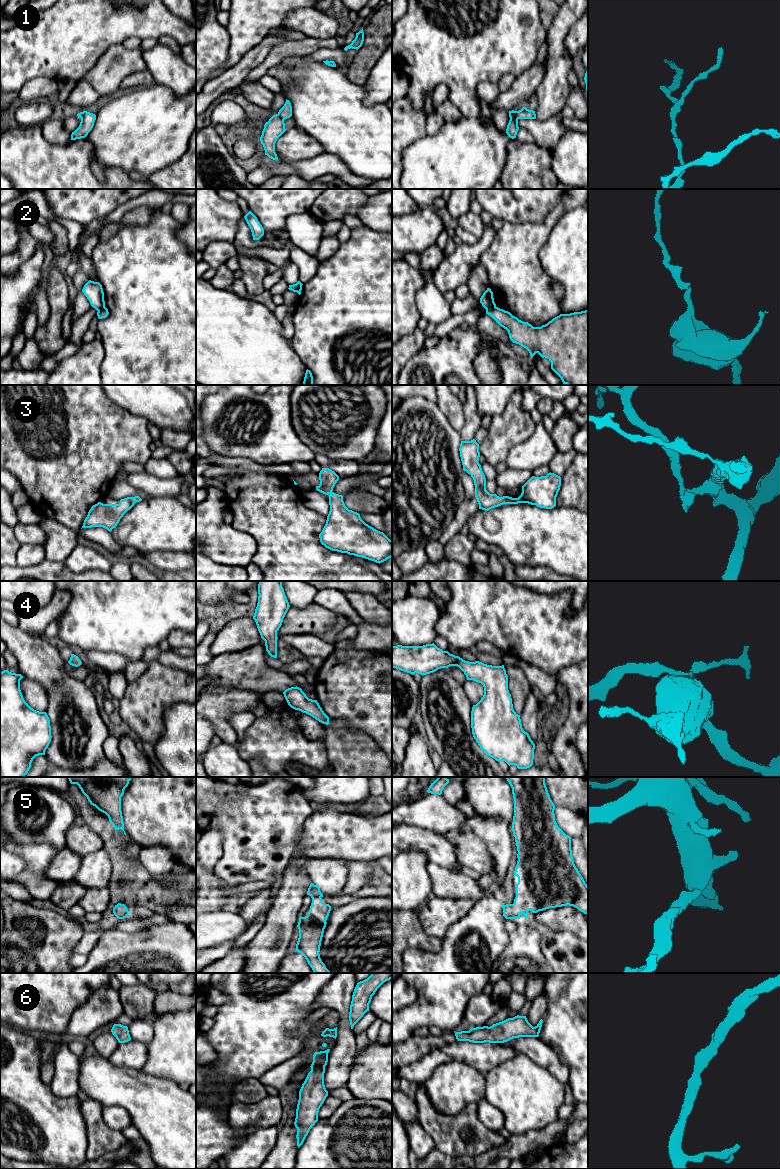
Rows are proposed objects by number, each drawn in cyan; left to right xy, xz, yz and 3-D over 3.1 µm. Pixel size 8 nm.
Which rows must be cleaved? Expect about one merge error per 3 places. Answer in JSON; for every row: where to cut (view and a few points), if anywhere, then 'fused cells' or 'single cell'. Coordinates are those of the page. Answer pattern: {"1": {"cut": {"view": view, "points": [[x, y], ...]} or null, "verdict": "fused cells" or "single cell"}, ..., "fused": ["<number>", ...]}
{"1": {"cut": {"view": "yz", "points": [[514, 111], [517, 119]]}, "verdict": "fused cells"}, "2": {"cut": {"view": "yz", "points": [[495, 305], [486, 309]]}, "verdict": "fused cells"}, "3": {"cut": null, "verdict": "single cell"}, "4": {"cut": null, "verdict": "single cell"}, "5": {"cut": null, "verdict": "single cell"}, "6": {"cut": null, "verdict": "single cell"}, "fused": ["1", "2"]}

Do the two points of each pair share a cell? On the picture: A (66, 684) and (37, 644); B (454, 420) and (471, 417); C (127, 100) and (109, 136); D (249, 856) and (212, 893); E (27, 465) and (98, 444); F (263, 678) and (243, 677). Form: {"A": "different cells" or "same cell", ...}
{"A": "same cell", "B": "different cells", "C": "same cell", "D": "different cells", "E": "same cell", "F": "same cell"}

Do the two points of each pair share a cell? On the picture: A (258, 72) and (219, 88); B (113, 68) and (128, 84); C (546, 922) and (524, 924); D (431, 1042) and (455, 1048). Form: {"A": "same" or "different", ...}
{"A": "different", "B": "different", "C": "different", "D": "different"}

